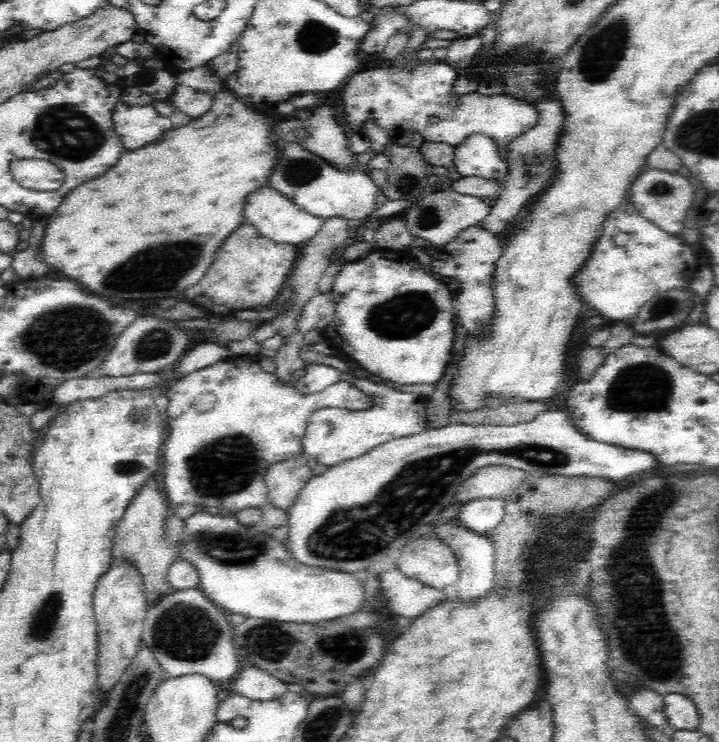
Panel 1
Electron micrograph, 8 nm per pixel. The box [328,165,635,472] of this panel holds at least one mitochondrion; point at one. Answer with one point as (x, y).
(408, 314)

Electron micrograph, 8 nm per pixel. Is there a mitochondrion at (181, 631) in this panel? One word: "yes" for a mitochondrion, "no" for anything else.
yes

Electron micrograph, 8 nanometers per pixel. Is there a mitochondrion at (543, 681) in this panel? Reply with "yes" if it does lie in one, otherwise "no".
no

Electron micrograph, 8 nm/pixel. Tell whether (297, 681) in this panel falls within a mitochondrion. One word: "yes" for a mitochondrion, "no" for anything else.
no

